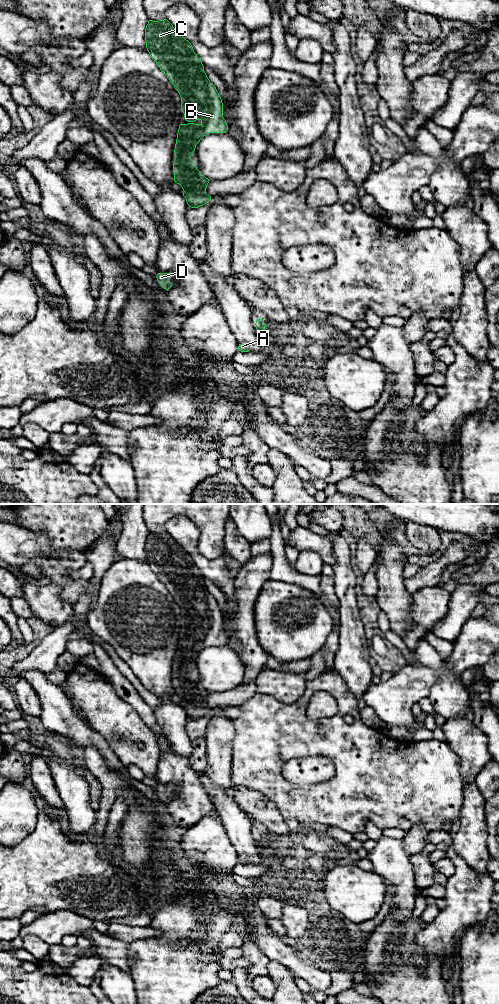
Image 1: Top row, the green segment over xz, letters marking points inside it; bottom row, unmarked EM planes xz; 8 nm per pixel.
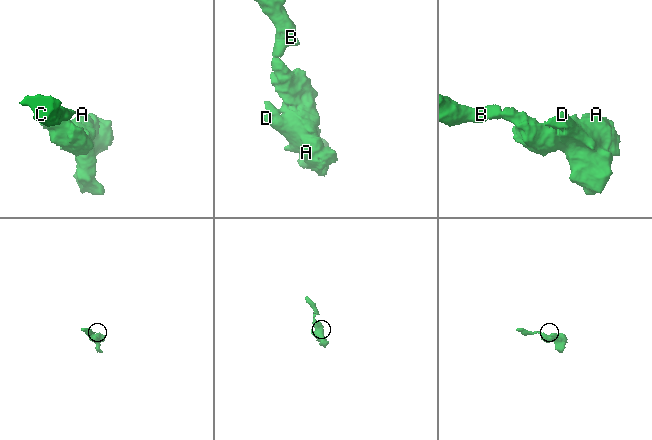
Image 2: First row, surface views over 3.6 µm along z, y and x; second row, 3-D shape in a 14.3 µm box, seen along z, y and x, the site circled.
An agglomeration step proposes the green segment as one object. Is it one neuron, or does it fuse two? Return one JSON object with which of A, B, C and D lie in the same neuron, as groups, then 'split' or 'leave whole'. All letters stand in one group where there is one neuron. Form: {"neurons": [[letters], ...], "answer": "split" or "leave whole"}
{"neurons": [["A", "B", "C", "D"]], "answer": "leave whole"}

